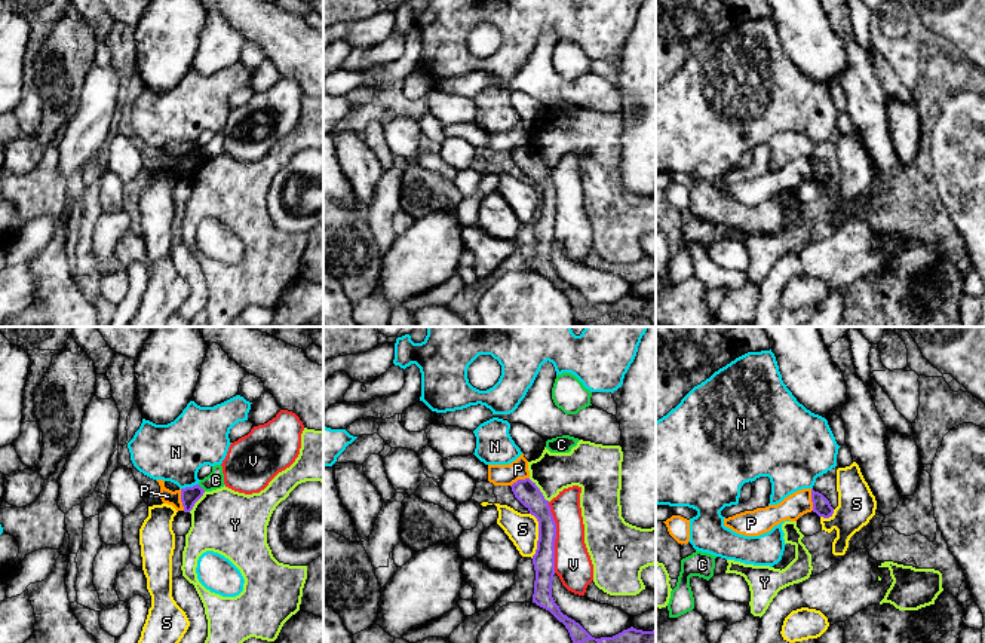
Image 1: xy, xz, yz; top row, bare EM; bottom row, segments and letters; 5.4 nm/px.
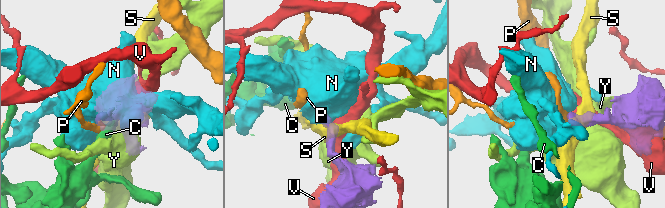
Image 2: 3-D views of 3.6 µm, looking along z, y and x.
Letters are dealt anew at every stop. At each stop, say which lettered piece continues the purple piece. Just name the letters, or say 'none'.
none

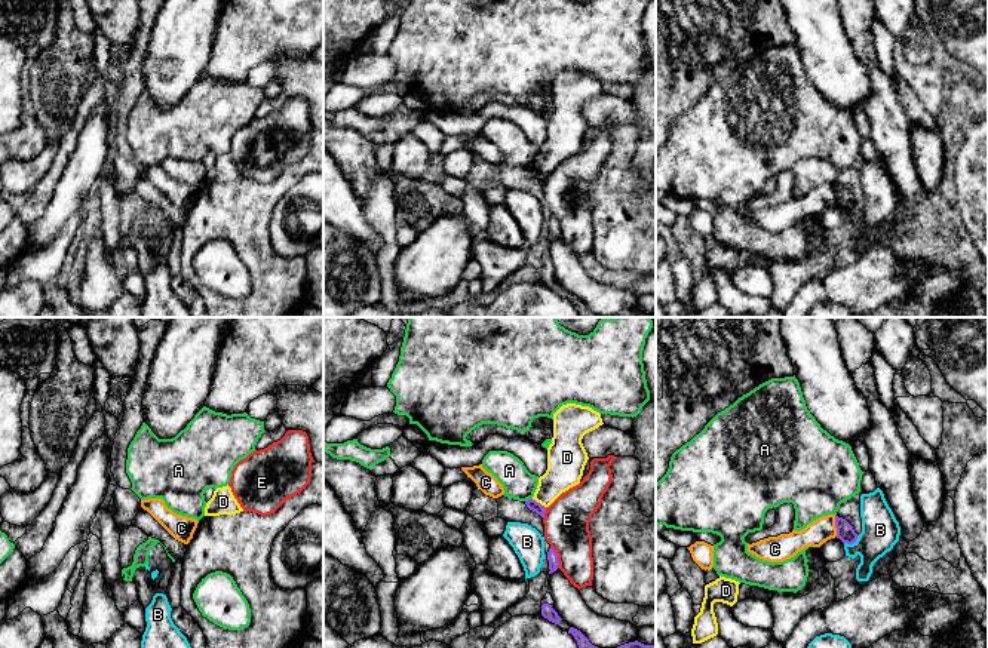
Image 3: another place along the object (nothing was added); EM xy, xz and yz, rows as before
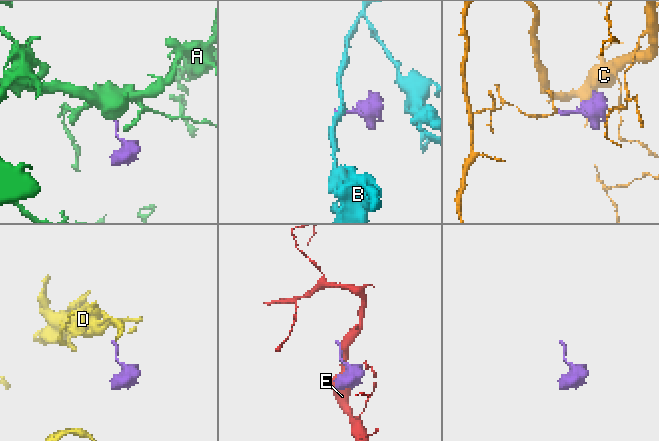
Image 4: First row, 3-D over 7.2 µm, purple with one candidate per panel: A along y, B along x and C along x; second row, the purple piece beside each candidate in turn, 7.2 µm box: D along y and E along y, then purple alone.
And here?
none

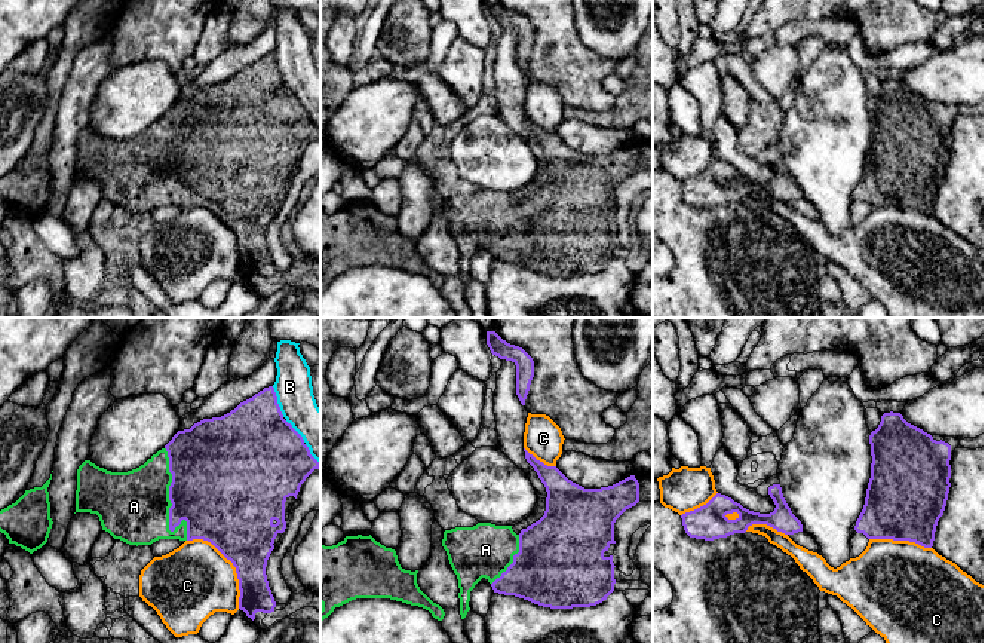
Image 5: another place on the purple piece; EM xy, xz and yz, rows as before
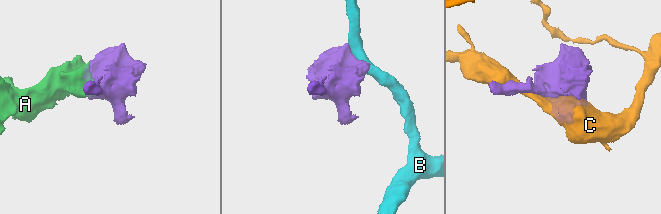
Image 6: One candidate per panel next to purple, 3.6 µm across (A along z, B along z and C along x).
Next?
A

